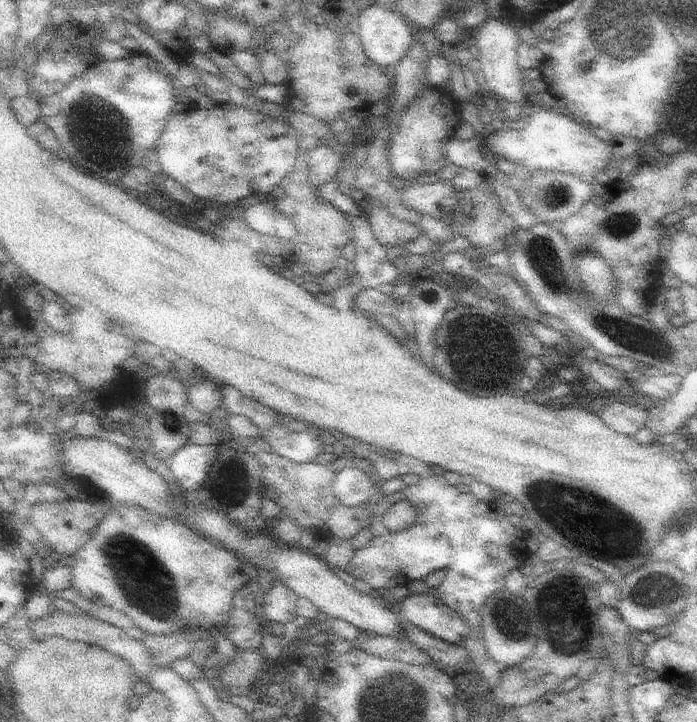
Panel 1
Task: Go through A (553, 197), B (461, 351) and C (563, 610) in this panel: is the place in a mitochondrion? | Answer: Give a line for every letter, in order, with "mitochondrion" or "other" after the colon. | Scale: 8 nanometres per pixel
A: mitochondrion
B: mitochondrion
C: mitochondrion

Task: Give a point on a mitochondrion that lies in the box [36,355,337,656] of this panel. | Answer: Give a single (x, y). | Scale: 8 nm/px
(144, 582)

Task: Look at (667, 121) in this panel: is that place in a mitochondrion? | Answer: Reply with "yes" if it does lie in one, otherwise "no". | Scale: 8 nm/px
no

